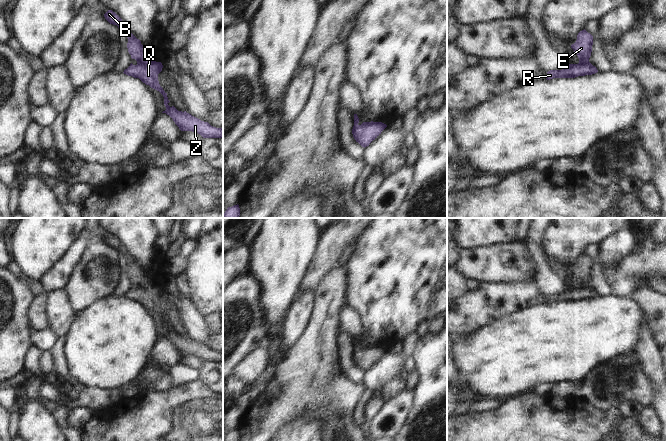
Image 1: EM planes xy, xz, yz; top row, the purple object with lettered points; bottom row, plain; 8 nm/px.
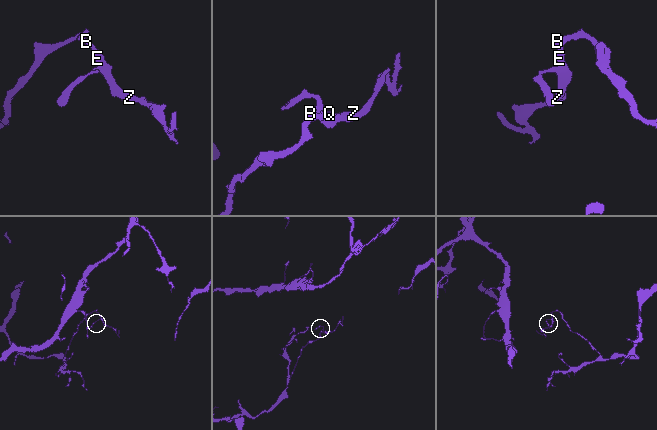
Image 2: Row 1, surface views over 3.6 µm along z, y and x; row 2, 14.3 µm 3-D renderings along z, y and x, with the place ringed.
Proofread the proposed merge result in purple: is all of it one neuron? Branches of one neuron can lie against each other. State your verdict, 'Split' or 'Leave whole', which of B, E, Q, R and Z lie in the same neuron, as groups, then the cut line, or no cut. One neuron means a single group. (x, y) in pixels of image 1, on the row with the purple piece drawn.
Leave whole. Groups: B E Q R Z. No split.

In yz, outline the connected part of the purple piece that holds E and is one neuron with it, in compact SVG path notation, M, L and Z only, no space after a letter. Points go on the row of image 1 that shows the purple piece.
M585 29L577 35L577 40L571 48L579 58L578 64L568 64L562 70L550 70L547 72L547 80L553 78L575 78L578 76L592 75L598 72L597 68L589 62L592 52L593 36Z

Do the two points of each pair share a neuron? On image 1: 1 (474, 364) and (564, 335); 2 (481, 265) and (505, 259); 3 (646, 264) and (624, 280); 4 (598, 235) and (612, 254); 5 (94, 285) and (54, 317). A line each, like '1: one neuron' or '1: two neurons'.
1: one neuron
2: one neuron
3: one neuron
4: two neurons
5: two neurons

